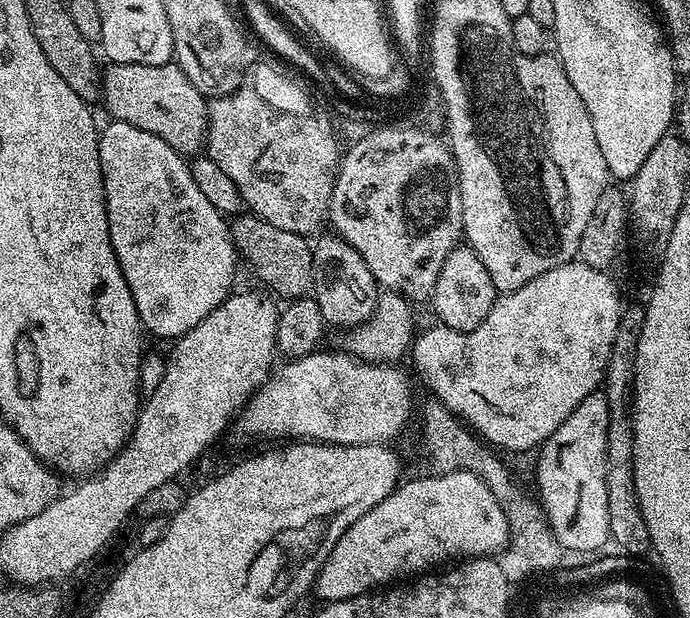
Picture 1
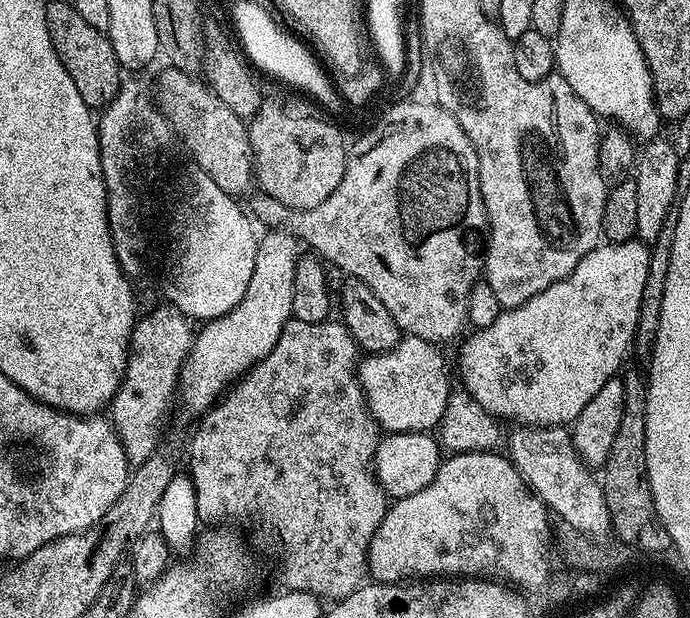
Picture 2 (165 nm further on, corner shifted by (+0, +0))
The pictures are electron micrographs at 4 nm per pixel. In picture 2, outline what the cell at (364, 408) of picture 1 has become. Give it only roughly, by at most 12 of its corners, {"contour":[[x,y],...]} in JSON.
{"contour":[[404,334],[359,361],[385,433],[440,422],[450,395],[441,349]]}

